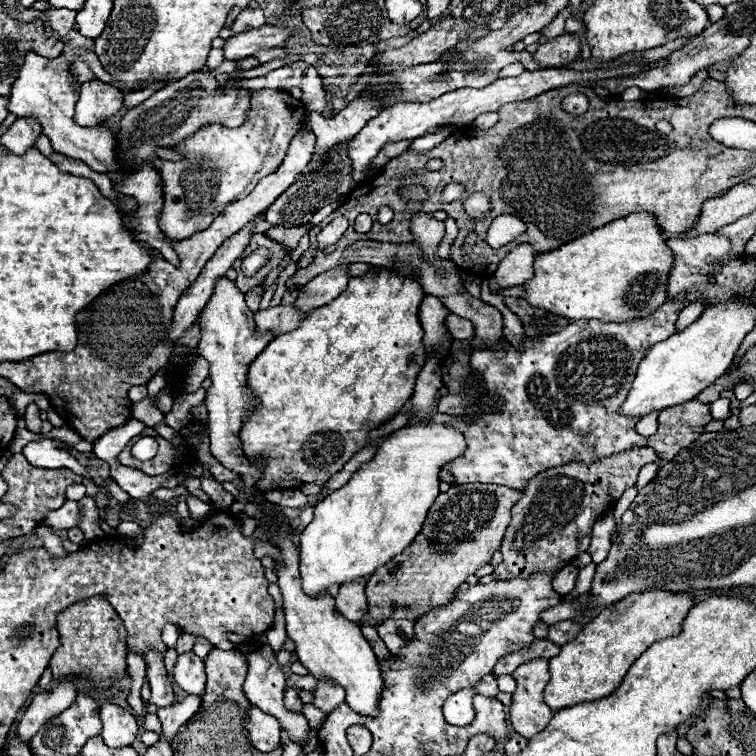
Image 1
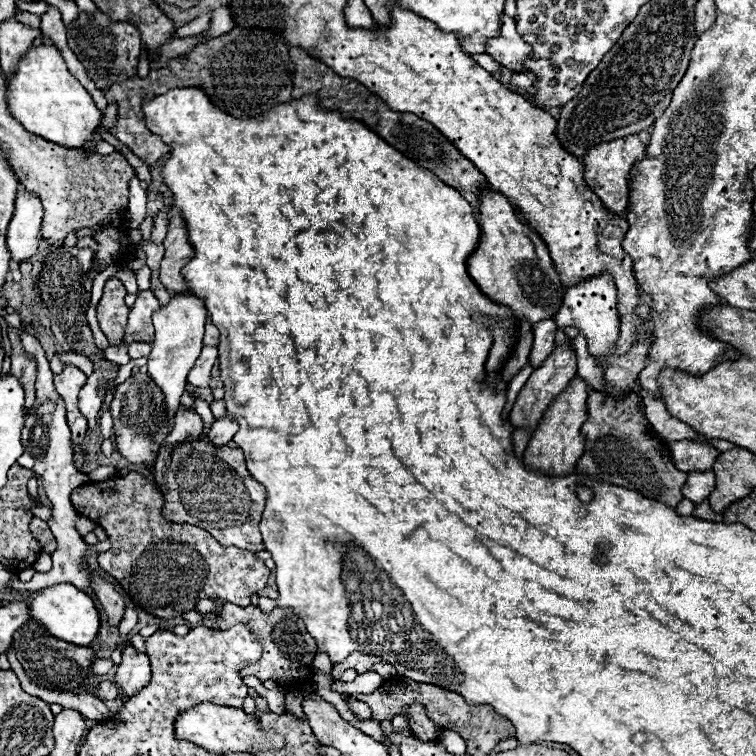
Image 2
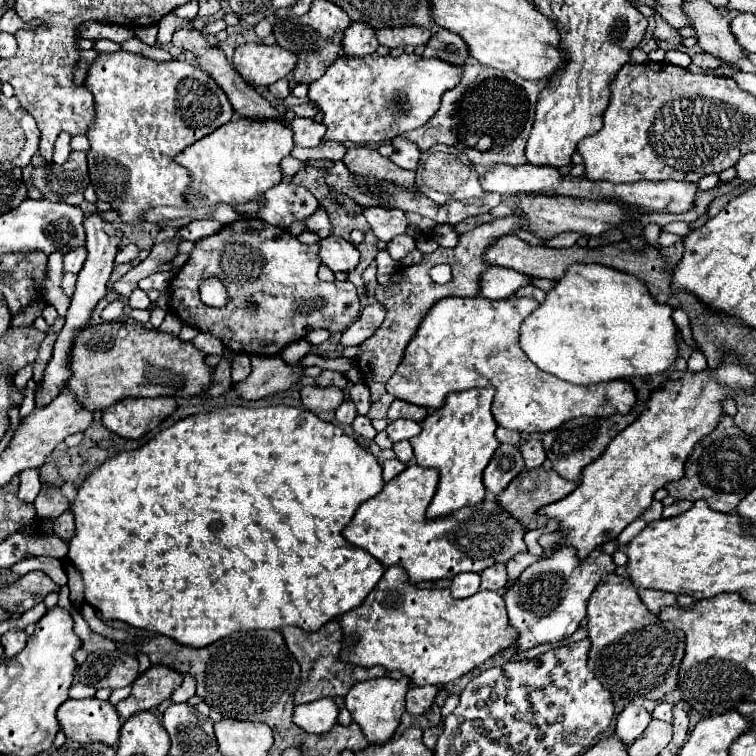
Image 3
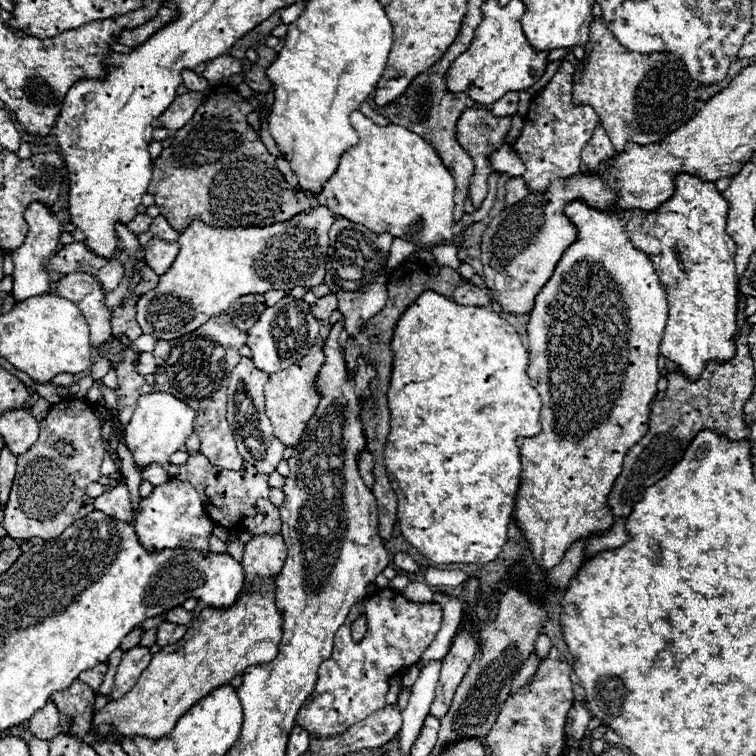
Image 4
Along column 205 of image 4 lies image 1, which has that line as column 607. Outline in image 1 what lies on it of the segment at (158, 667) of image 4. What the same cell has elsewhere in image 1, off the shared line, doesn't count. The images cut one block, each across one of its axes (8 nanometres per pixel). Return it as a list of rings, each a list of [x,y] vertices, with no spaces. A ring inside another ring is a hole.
[[[648,590],[642,594],[630,594],[602,610],[592,622],[586,624],[574,642],[562,644],[560,654],[550,660],[550,682],[544,690],[544,702],[552,710],[562,710],[564,706],[576,706],[610,696],[648,646],[680,632],[690,608],[692,598],[688,594]]]

